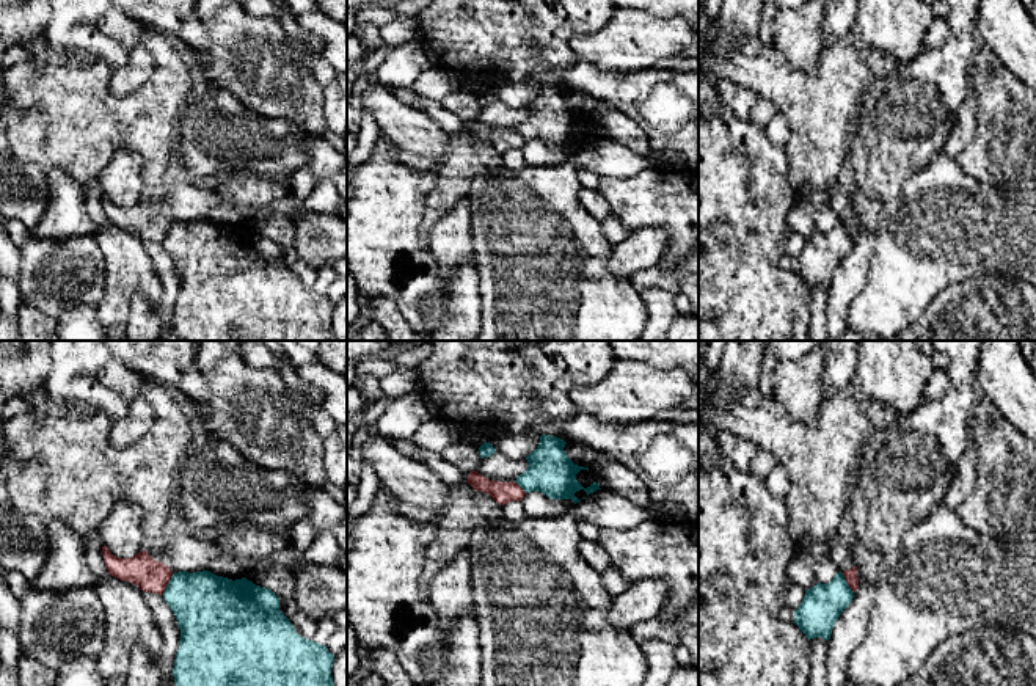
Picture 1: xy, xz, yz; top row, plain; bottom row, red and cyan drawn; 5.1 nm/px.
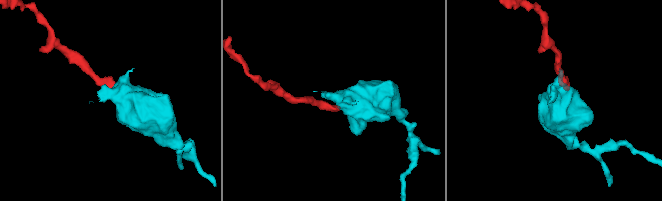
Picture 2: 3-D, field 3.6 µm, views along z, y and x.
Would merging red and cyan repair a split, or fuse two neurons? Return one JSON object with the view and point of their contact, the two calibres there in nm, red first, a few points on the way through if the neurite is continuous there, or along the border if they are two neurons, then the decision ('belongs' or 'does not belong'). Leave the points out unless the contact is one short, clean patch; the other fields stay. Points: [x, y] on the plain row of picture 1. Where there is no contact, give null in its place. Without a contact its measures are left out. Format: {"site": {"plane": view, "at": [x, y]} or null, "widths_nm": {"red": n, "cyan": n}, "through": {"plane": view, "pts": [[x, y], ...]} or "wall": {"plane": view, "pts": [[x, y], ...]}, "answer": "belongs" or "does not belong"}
{"site": {"plane": "xy", "at": [167, 233]}, "widths_nm": {"red": 160, "cyan": 340}, "wall": {"plane": "xy", "pts": [[173, 222], [162, 242]]}, "answer": "does not belong"}

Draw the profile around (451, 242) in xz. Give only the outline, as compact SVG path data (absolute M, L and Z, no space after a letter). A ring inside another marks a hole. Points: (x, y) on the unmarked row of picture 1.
M461 199L433 224L429 250L443 275L449 275L460 265L476 262L471 221L469 203Z

